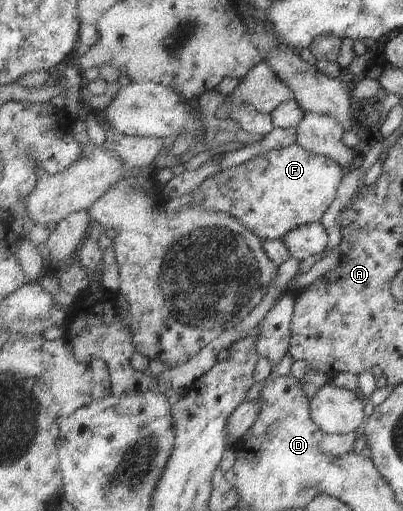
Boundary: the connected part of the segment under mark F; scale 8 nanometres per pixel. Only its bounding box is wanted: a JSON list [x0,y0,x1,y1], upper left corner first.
[184,142,344,240]

